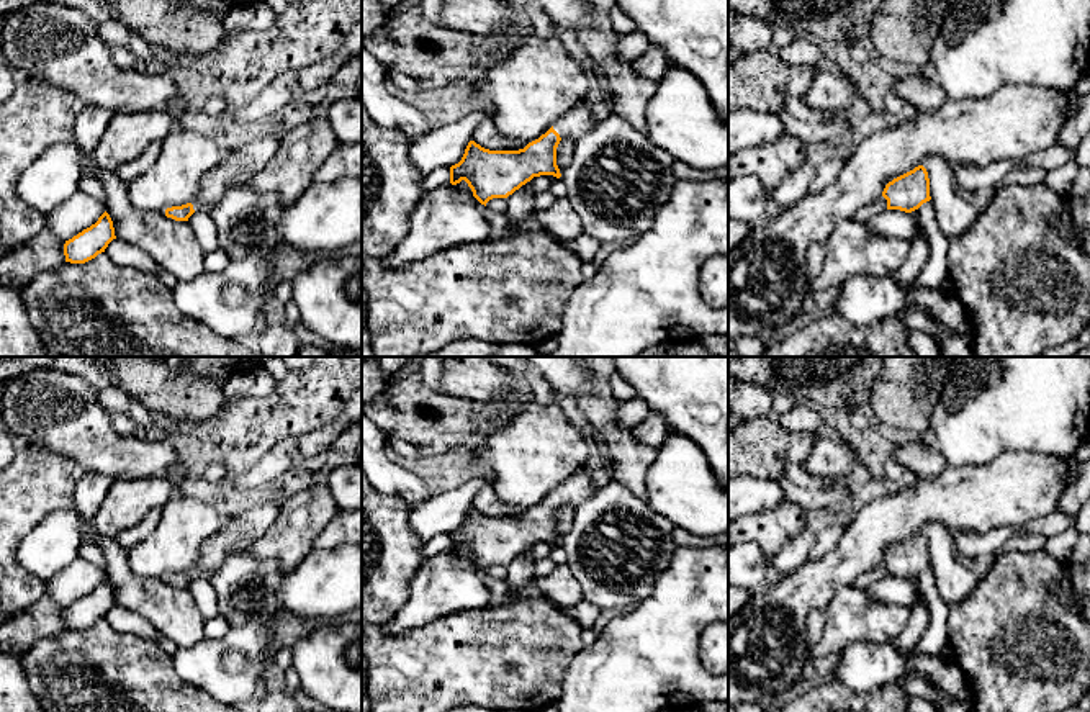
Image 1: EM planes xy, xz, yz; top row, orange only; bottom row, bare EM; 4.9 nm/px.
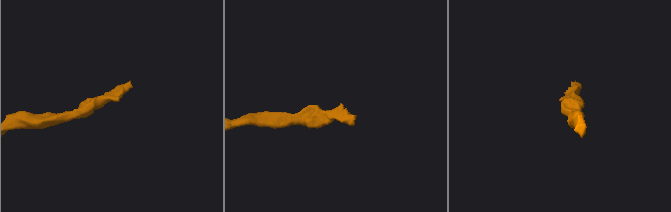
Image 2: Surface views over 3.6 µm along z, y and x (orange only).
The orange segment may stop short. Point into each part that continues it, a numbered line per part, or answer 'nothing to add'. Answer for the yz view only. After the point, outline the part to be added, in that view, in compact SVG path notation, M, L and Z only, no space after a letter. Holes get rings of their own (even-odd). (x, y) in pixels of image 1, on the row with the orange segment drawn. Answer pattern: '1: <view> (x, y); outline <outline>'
1: yz (868, 211); outline M881 196L879 200L876 200L874 203L869 203L866 206L863 206L858 213L856 213L856 219L861 223L866 223L867 219L871 219L872 216L876 216L879 211L887 208L887 200L884 196Z

